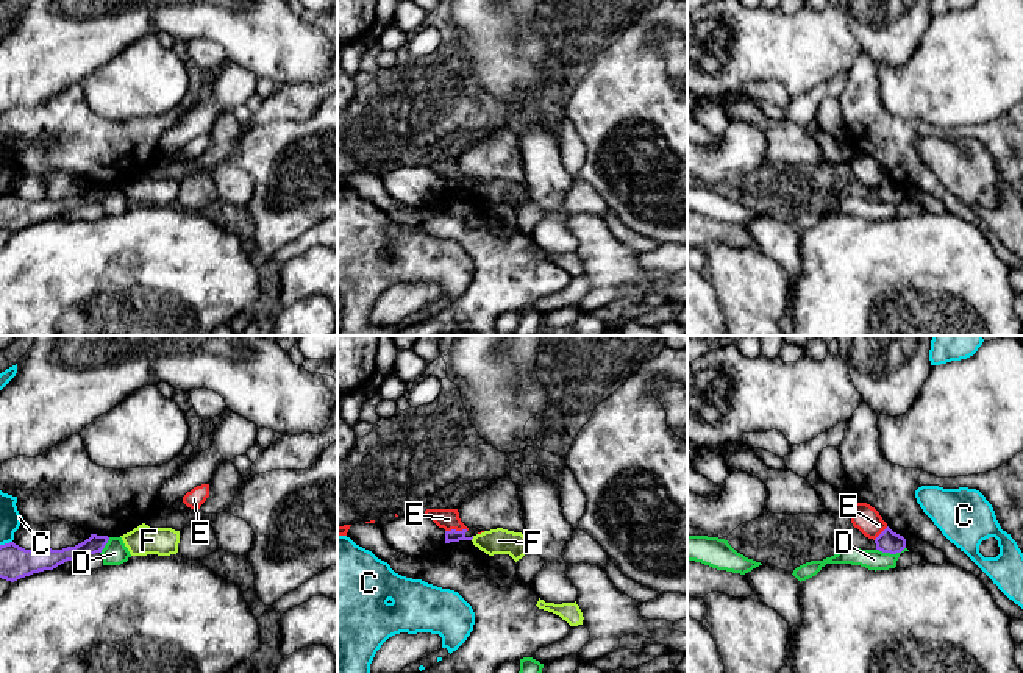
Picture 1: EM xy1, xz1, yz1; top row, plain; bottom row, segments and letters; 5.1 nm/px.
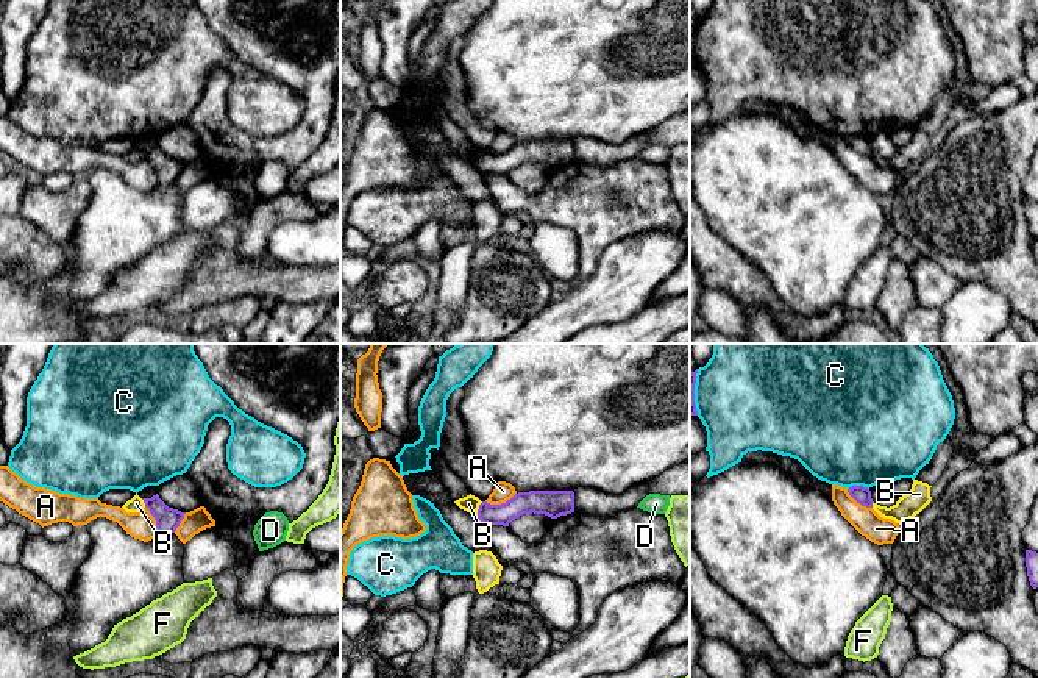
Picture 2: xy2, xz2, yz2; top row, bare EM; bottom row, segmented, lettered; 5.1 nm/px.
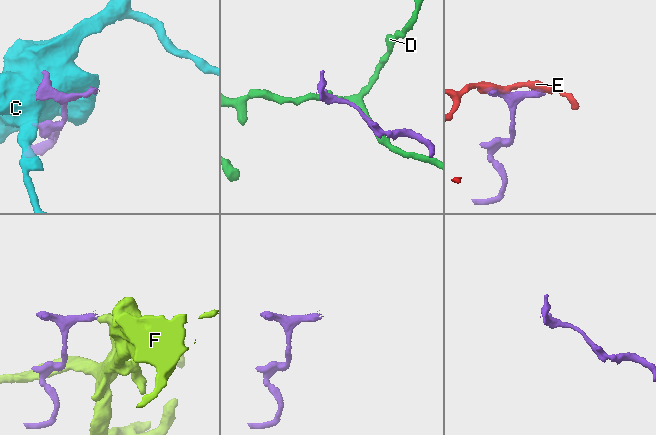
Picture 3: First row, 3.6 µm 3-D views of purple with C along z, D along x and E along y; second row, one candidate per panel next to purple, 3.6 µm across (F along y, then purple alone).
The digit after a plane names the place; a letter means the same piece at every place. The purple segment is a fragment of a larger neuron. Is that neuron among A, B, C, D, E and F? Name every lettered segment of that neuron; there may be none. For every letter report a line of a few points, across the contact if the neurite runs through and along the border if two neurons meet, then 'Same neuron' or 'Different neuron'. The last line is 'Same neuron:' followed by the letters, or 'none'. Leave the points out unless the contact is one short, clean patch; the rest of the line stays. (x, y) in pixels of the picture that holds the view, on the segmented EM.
A: Different neuron
B: Line: xz2 (481, 502), (478, 517), (487, 525). Different neuron
C: Different neuron
D: Line: yz1 (905, 547), (895, 553), (876, 550). Different neuron
E: Different neuron
F: Line: xz1 (474, 536), (470, 539). Different neuron
Same neuron: none

